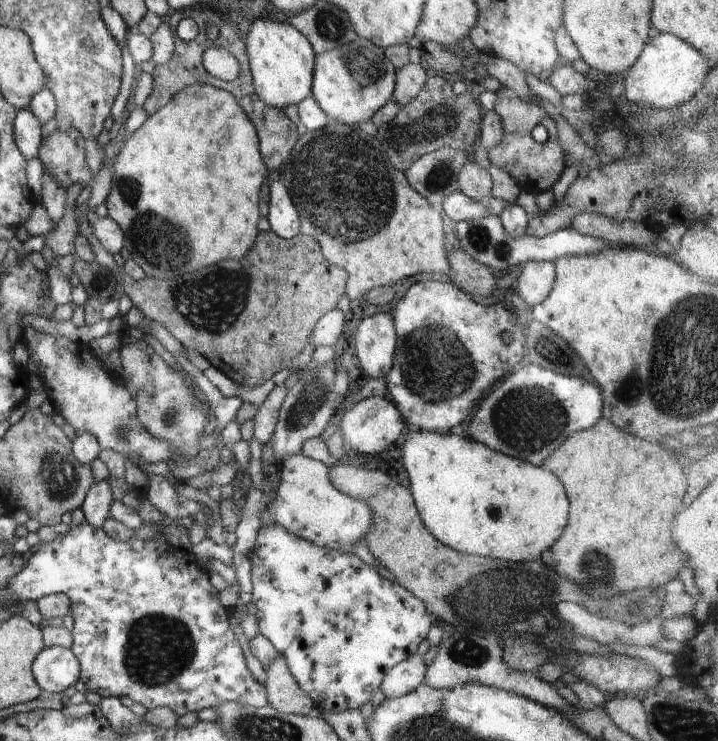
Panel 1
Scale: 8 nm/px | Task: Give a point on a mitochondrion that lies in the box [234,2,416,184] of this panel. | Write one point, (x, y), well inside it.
(365, 67)

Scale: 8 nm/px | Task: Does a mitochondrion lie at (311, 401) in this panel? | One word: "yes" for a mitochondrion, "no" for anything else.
yes

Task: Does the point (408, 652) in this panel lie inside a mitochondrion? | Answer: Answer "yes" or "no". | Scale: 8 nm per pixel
no

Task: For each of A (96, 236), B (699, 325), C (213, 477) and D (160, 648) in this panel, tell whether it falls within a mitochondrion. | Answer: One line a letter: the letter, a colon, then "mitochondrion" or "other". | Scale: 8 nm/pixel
A: other
B: mitochondrion
C: other
D: mitochondrion

